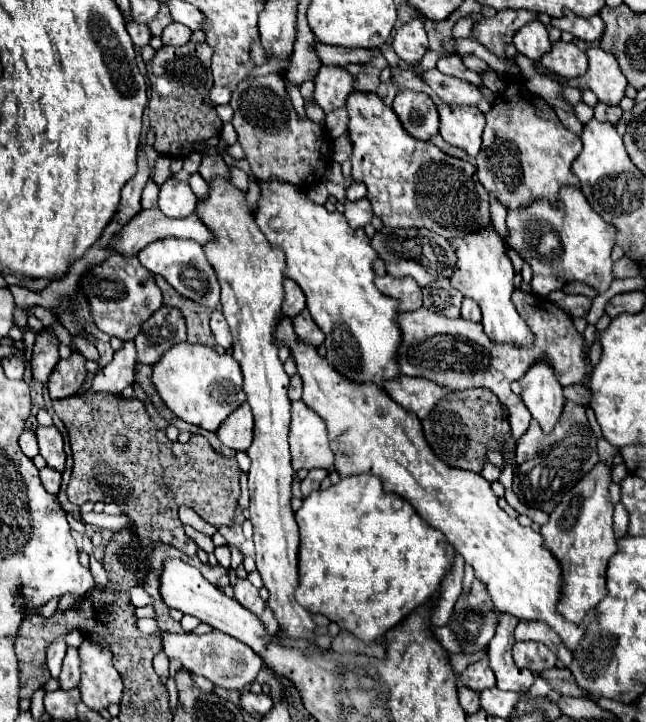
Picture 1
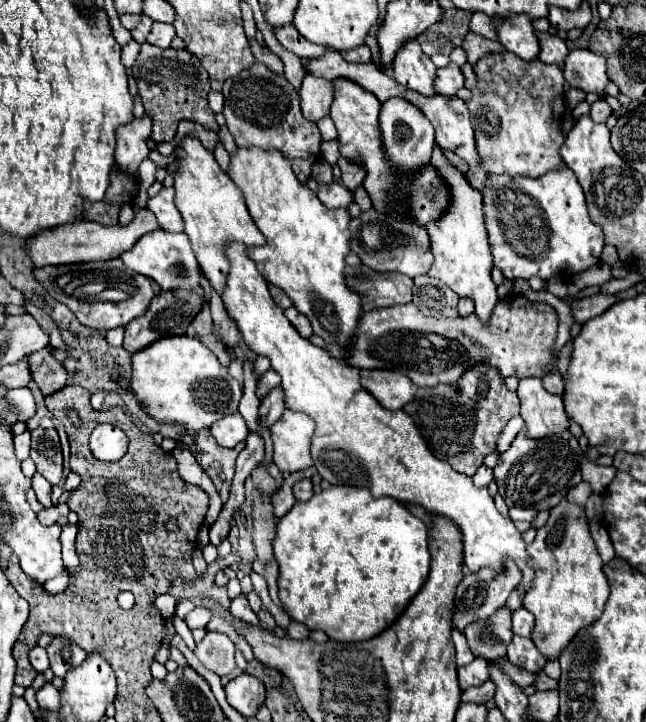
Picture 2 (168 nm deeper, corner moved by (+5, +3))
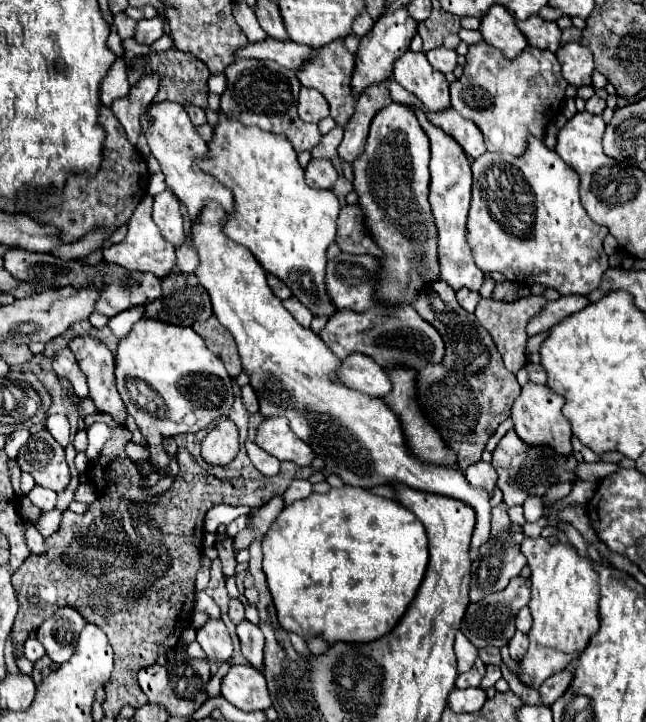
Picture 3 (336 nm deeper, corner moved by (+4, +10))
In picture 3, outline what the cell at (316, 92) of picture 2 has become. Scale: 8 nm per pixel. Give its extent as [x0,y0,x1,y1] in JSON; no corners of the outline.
[299,87,329,123]

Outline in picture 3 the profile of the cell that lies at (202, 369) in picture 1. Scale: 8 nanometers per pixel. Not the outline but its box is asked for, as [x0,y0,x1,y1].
[115,319,233,473]

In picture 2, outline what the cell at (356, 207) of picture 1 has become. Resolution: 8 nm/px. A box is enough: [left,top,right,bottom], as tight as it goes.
[318,182,354,208]

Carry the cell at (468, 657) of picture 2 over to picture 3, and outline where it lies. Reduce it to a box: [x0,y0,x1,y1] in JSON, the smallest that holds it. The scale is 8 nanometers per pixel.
[455,631,477,673]

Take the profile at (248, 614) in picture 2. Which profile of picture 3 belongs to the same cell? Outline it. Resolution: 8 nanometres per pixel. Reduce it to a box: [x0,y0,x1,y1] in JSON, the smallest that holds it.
[237,621,263,671]

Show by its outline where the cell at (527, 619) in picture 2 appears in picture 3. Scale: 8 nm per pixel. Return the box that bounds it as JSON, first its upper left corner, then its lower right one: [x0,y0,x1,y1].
[515,607,531,633]

